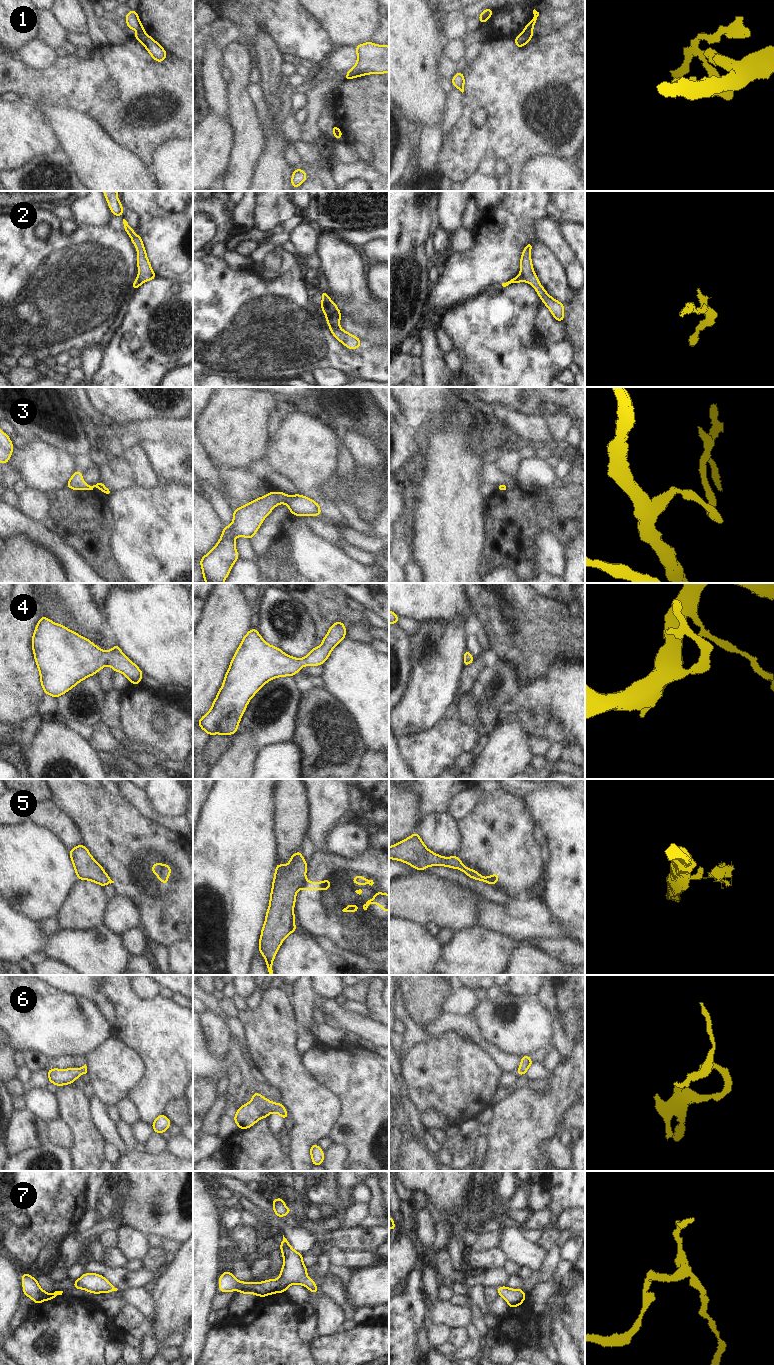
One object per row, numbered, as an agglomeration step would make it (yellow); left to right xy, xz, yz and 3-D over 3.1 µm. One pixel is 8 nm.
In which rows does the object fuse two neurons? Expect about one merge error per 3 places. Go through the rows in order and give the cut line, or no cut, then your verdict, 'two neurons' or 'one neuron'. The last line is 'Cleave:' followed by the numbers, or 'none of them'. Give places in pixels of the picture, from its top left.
1: cut yz (524, 31), (532, 34); two neurons
2: cut none; one neuron
3: cut none; one neuron
4: cut none; one neuron
5: cut xz (305, 873), (305, 879), (299, 888); two neurons
6: cut none; one neuron
7: cut none; one neuron
Cleave: 1, 5

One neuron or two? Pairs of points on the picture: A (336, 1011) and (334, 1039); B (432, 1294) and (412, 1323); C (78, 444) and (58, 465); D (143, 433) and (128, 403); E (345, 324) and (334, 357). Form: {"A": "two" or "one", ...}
{"A": "two", "B": "two", "C": "two", "D": "two", "E": "two"}

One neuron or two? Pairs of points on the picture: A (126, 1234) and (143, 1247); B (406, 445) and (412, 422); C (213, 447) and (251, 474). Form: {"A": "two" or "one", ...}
{"A": "one", "B": "two", "C": "two"}

